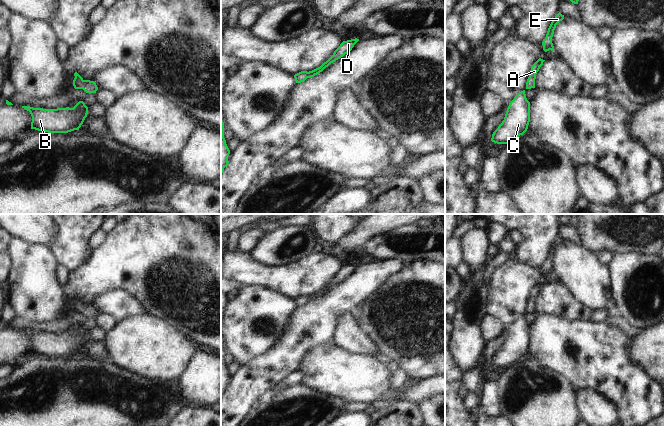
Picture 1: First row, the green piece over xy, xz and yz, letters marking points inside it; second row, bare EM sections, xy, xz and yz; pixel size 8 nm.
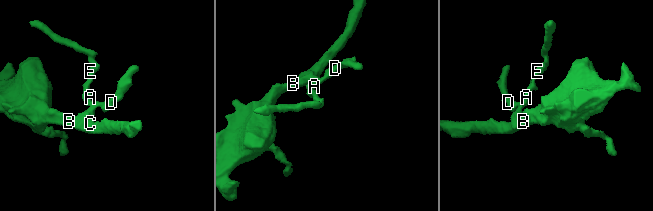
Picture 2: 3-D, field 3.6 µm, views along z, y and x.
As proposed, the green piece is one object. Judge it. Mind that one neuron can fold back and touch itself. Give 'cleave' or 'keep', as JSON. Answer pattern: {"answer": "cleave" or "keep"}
{"answer": "keep"}

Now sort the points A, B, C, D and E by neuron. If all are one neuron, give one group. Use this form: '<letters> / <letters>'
A B C D E

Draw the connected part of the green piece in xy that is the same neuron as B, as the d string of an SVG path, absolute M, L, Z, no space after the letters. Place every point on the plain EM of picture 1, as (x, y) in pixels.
M79 325L73 332L43 333L22 330L32 340L31 353L48 357L79 354L88 338L88 331Z

